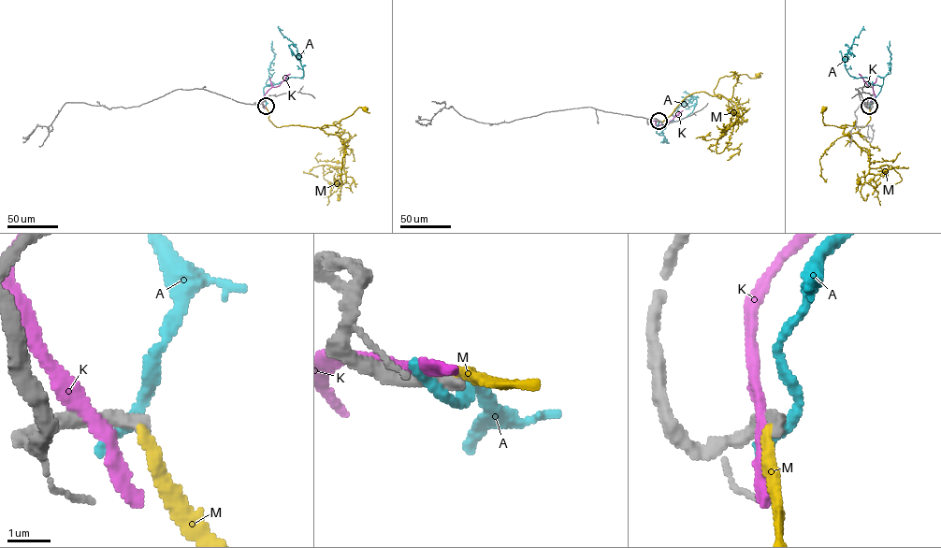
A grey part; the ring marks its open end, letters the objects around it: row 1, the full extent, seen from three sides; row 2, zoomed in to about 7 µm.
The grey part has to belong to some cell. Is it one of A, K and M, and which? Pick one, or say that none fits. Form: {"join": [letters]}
{"join": []}

